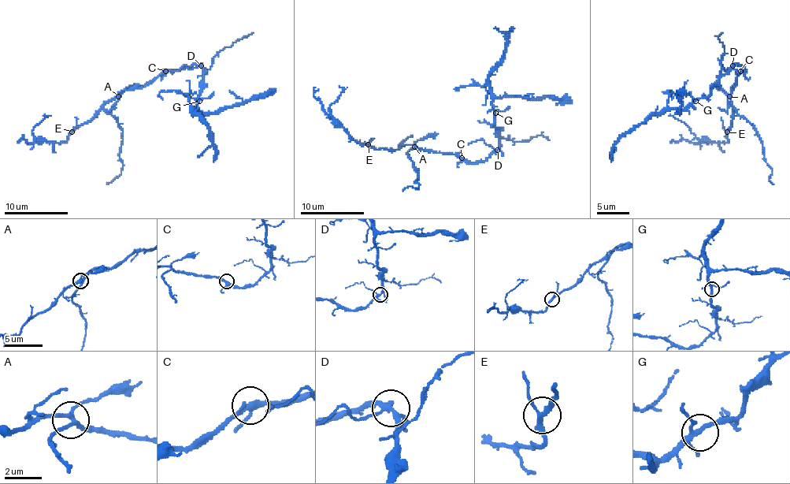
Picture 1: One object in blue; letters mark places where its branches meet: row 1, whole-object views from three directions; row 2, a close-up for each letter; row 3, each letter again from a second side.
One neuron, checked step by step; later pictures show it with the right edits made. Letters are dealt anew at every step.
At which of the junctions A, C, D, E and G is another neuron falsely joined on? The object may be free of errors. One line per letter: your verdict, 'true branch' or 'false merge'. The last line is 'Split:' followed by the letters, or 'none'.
A: true branch
C: true branch
D: true branch
E: true branch
G: true branch
Split: none

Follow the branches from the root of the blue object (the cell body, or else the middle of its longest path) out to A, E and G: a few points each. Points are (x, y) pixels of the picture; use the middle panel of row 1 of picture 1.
A: (460, 159), (454, 154), (424, 151), (414, 147)
E: (460, 159), (454, 154), (417, 150), (413, 145), (404, 145), (398, 150), (374, 150), (368, 145)
G: (460, 159), (481, 162), (498, 148), (495, 113)

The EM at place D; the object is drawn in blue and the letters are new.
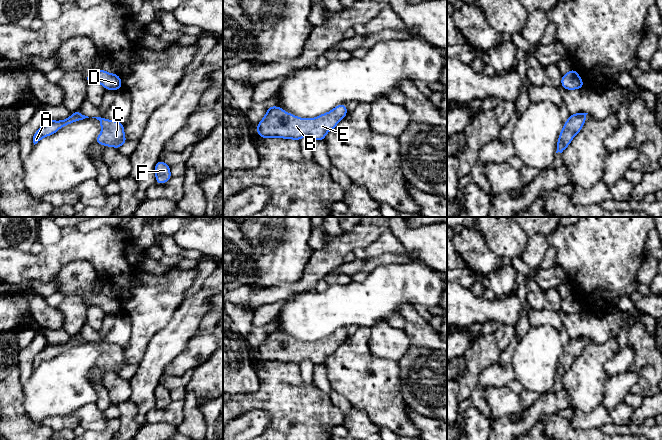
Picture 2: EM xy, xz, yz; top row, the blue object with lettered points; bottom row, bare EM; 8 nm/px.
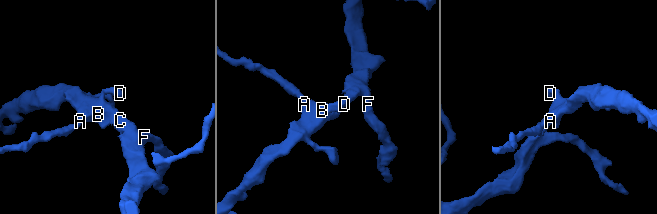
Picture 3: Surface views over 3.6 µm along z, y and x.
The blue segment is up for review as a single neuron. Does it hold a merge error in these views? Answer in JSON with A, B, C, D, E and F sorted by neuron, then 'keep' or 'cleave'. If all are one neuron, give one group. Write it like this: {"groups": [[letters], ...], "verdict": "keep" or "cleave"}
{"groups": [["A", "B", "C", "D", "E", "F"]], "verdict": "keep"}

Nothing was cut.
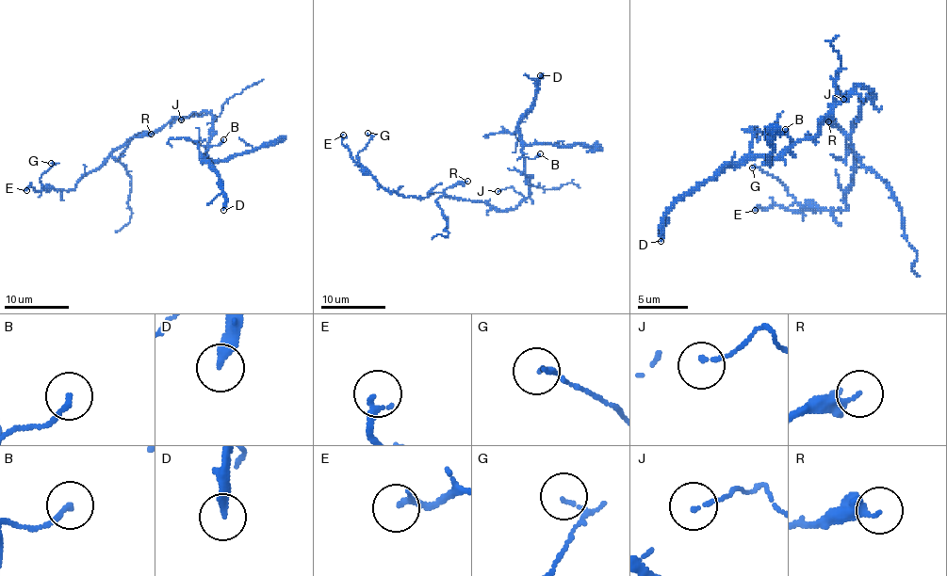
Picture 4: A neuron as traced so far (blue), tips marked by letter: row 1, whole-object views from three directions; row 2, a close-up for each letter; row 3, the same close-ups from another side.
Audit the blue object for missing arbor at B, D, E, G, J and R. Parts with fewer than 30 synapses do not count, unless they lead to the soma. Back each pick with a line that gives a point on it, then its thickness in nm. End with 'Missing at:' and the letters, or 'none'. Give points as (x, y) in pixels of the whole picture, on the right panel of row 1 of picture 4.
D: at (661, 241); 280 nm thick
Missing at: D

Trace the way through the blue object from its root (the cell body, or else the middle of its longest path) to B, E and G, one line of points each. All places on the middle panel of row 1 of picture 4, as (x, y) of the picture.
B: (490, 207), (511, 210), (529, 196), (525, 158), (533, 158), (540, 153)
E: (490, 207), (441, 192), (427, 197), (390, 192), (352, 158), (342, 142), (343, 135)
G: (490, 207), (483, 202), (447, 197), (441, 192), (402, 197), (386, 191), (356, 155), (369, 141), (367, 133)

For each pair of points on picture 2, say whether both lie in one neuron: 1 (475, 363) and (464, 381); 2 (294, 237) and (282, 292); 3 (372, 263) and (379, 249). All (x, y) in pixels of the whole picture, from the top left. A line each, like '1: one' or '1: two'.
1: one
2: two
3: two

